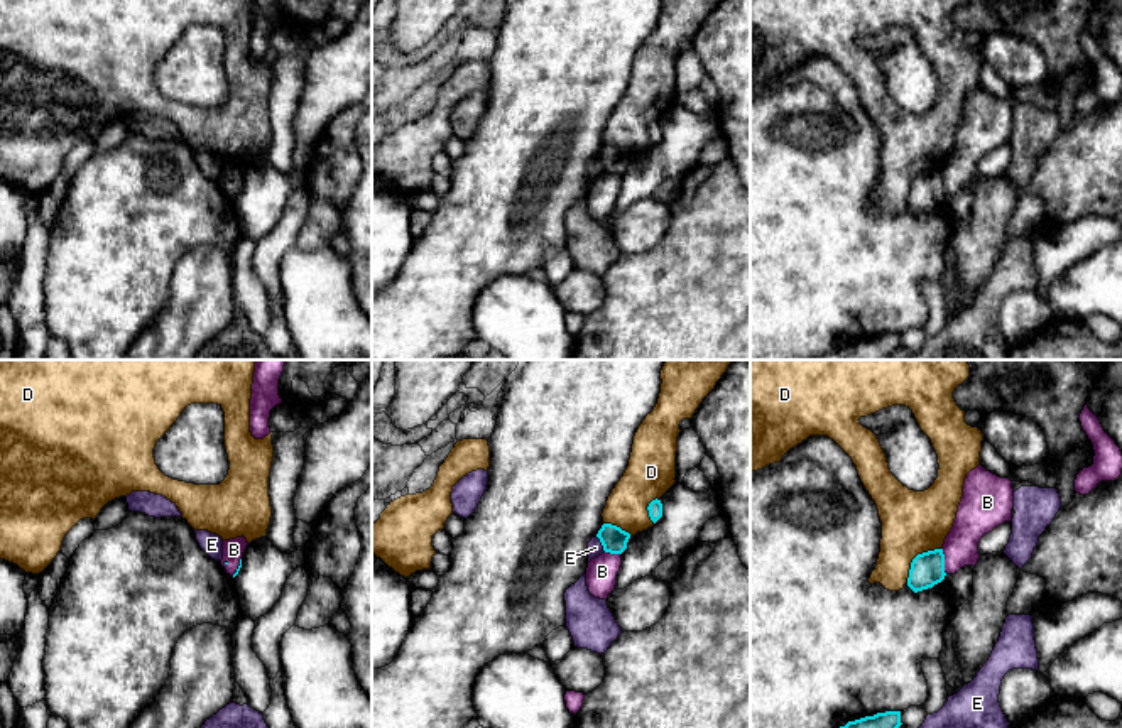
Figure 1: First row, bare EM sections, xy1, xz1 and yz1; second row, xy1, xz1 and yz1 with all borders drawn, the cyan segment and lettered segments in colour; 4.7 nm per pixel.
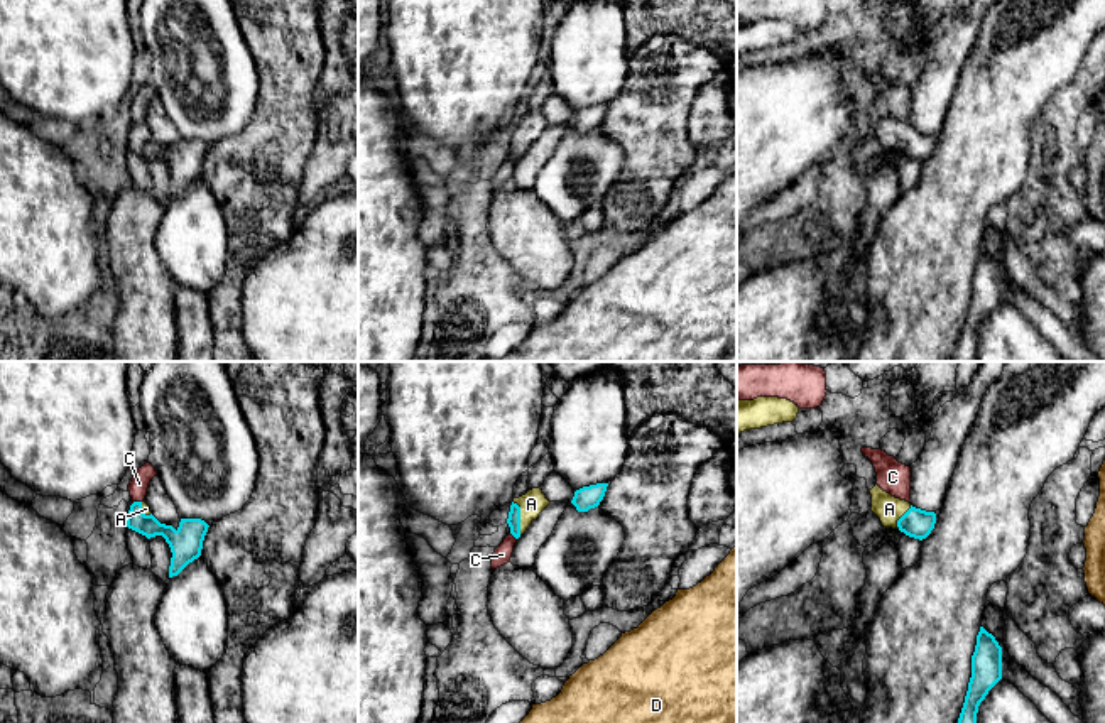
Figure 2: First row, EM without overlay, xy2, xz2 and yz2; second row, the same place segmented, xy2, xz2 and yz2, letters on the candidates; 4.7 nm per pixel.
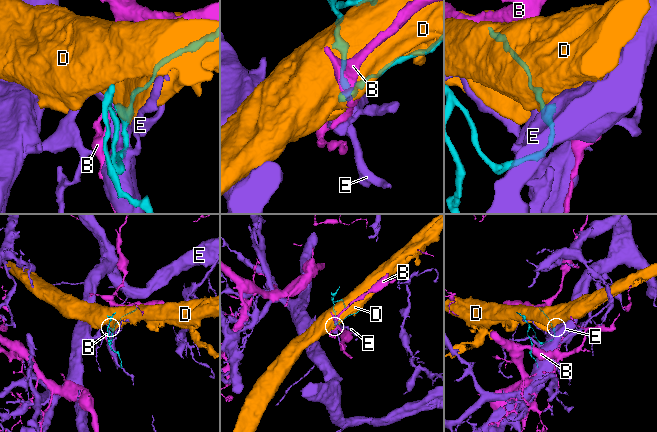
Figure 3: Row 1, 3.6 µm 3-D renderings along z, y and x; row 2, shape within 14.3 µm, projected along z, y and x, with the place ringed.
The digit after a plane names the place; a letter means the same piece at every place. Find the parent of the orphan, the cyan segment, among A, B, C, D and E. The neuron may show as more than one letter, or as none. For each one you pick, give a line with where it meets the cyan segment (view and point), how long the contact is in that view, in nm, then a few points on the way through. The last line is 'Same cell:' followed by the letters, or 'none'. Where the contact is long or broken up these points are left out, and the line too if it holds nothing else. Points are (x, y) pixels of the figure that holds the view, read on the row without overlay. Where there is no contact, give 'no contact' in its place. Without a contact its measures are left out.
A: xz2 (519, 139) | 170 nm | across xz2 (514, 137), (519, 139), (531, 125)
Same cell: A

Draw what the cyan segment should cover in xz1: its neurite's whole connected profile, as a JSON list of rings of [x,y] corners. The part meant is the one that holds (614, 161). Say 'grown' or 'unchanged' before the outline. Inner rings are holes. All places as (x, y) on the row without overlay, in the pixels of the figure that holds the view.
unchanged | [[[603,145],[596,159],[600,160],[605,174],[622,176],[627,171],[630,155],[617,147]]]

